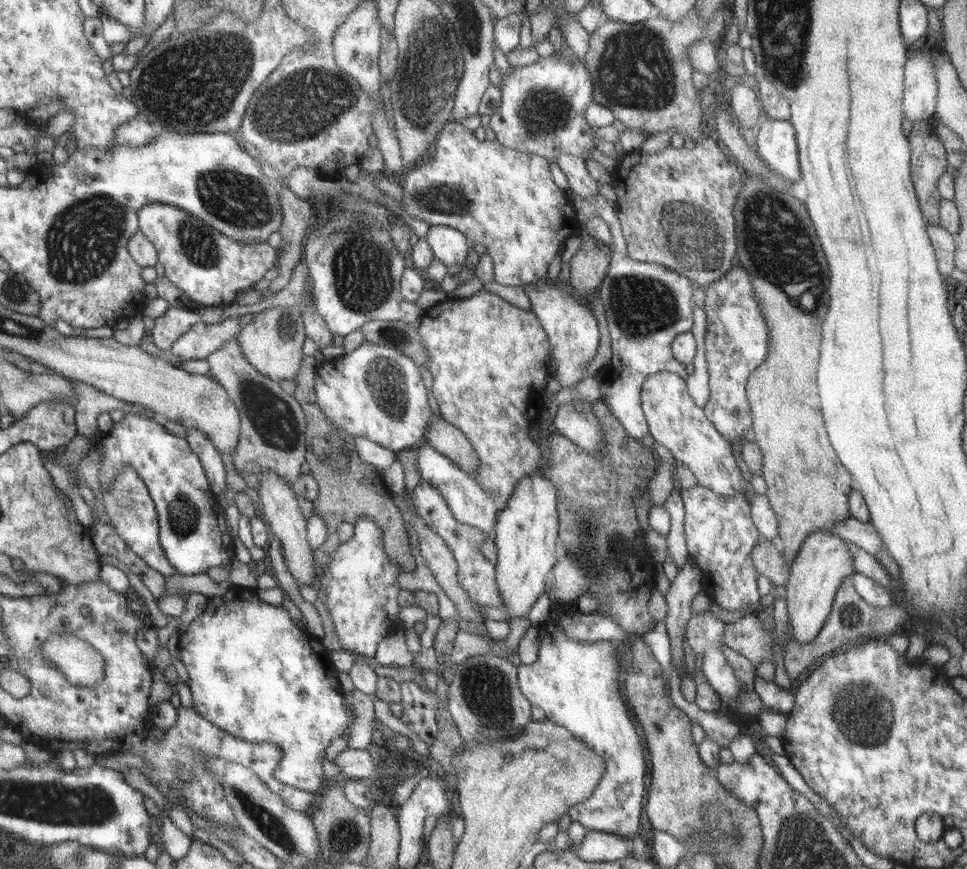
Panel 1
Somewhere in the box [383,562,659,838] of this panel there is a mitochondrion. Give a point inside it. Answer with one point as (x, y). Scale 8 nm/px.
(486, 691)

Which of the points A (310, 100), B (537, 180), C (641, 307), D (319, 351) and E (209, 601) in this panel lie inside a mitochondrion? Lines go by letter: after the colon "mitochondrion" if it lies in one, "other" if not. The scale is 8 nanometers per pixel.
A: mitochondrion
B: other
C: mitochondrion
D: other
E: other

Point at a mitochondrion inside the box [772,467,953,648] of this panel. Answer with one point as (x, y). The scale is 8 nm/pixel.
(852, 616)

